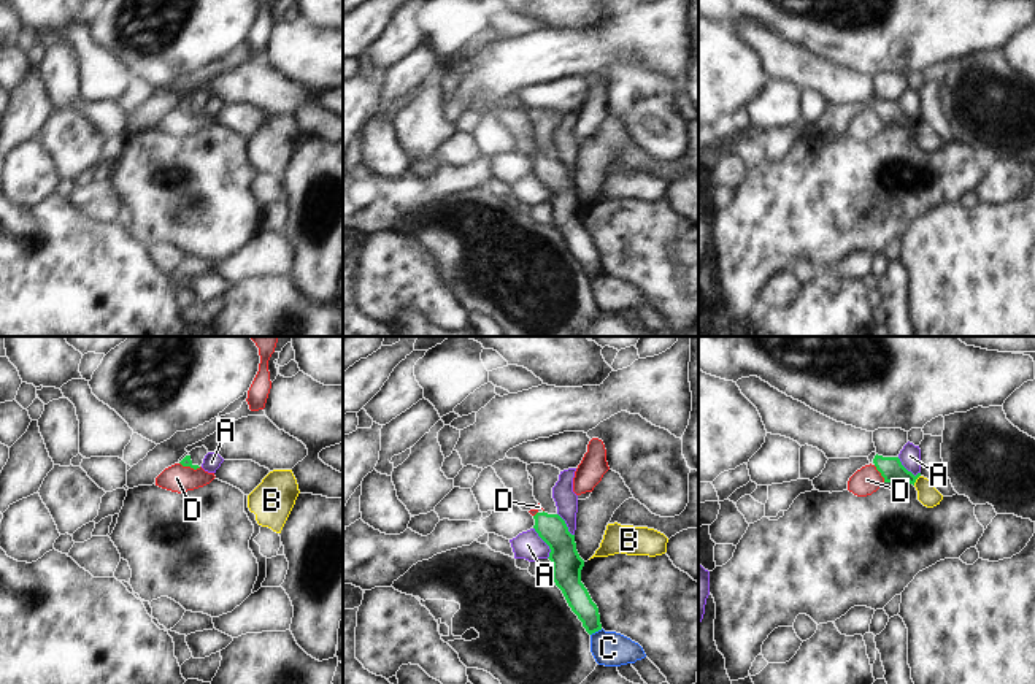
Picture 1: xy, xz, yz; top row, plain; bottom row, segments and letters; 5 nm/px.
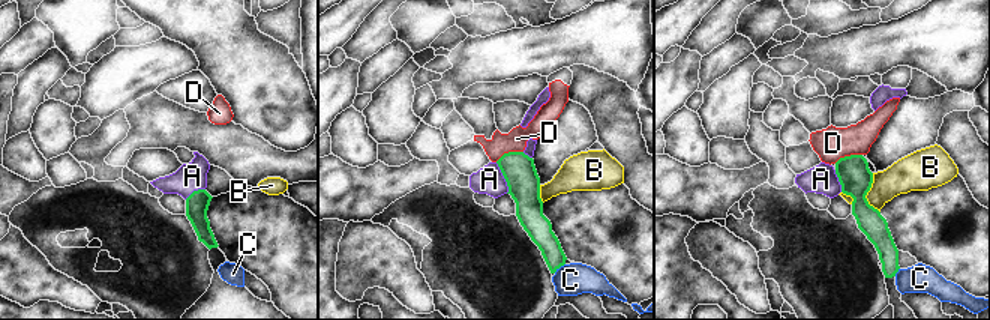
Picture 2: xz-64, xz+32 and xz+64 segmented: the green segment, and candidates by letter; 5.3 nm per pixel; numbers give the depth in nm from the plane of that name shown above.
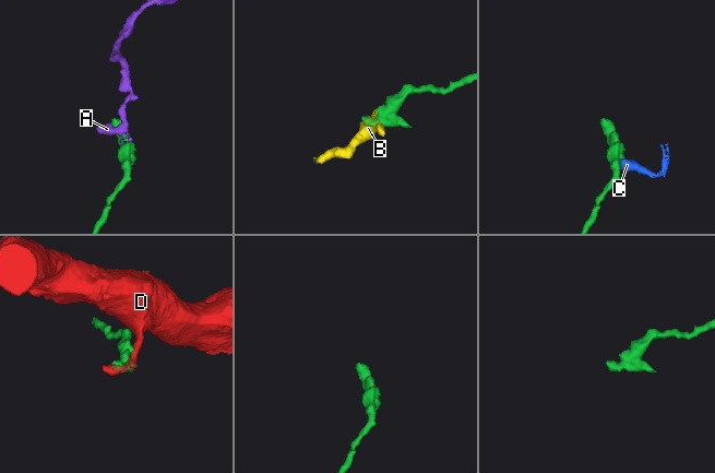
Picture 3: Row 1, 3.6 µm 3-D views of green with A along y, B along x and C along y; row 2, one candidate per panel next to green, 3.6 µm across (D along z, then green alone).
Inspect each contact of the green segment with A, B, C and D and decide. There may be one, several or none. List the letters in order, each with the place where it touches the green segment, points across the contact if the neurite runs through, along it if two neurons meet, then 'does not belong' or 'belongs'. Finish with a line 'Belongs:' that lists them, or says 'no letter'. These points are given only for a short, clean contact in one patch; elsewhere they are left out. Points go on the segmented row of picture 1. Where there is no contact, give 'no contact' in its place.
A: contact xz (545, 541); belongs
B: contact yz (916, 478); border yz (919, 475), (913, 484); does not belong
C: contact xz (596, 630); border xz (602, 629), (591, 635); does not belong
D: contact yz (880, 472); border yz (873, 465), (884, 481); does not belong
Belongs: A

